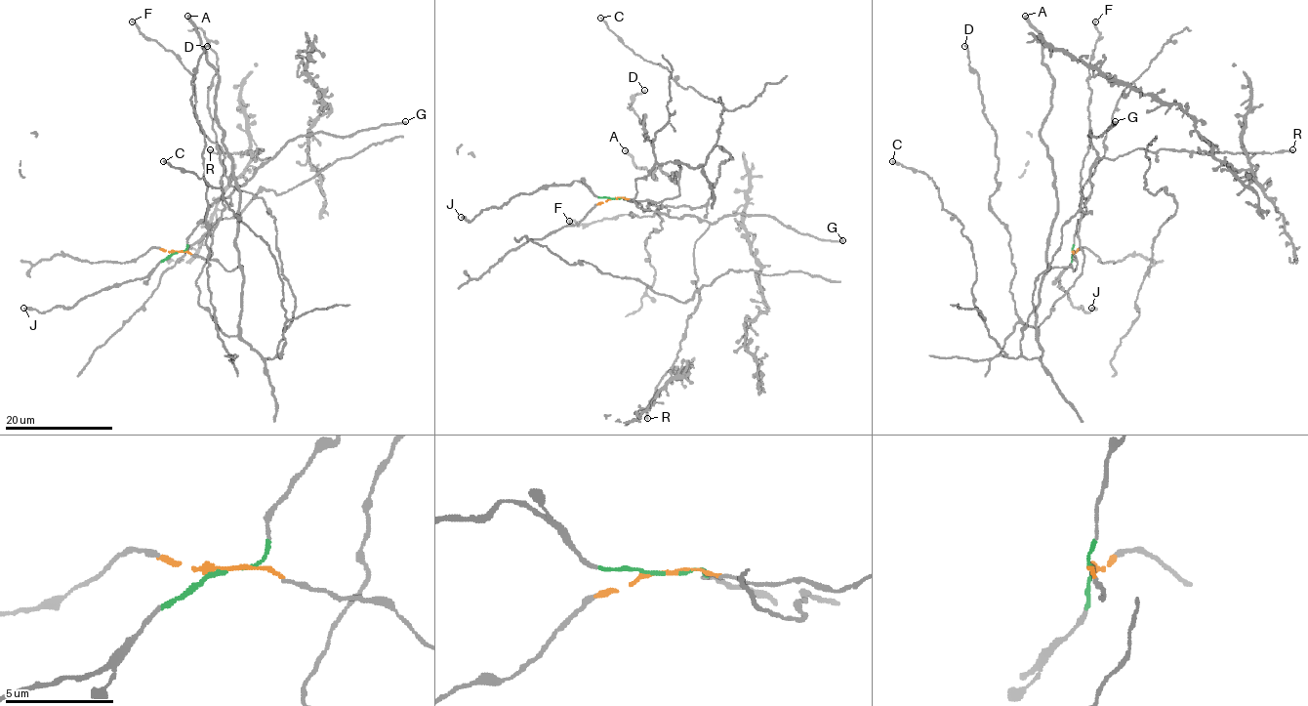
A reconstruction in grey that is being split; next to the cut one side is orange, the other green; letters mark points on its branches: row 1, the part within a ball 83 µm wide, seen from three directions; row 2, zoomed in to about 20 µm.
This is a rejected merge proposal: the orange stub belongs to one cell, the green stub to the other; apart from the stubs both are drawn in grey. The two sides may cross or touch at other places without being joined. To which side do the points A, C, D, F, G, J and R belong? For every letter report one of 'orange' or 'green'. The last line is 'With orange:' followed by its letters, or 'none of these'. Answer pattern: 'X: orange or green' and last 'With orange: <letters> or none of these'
A: orange
C: orange
D: orange
F: orange
G: green
J: green
R: green
With orange: A, C, D, F

